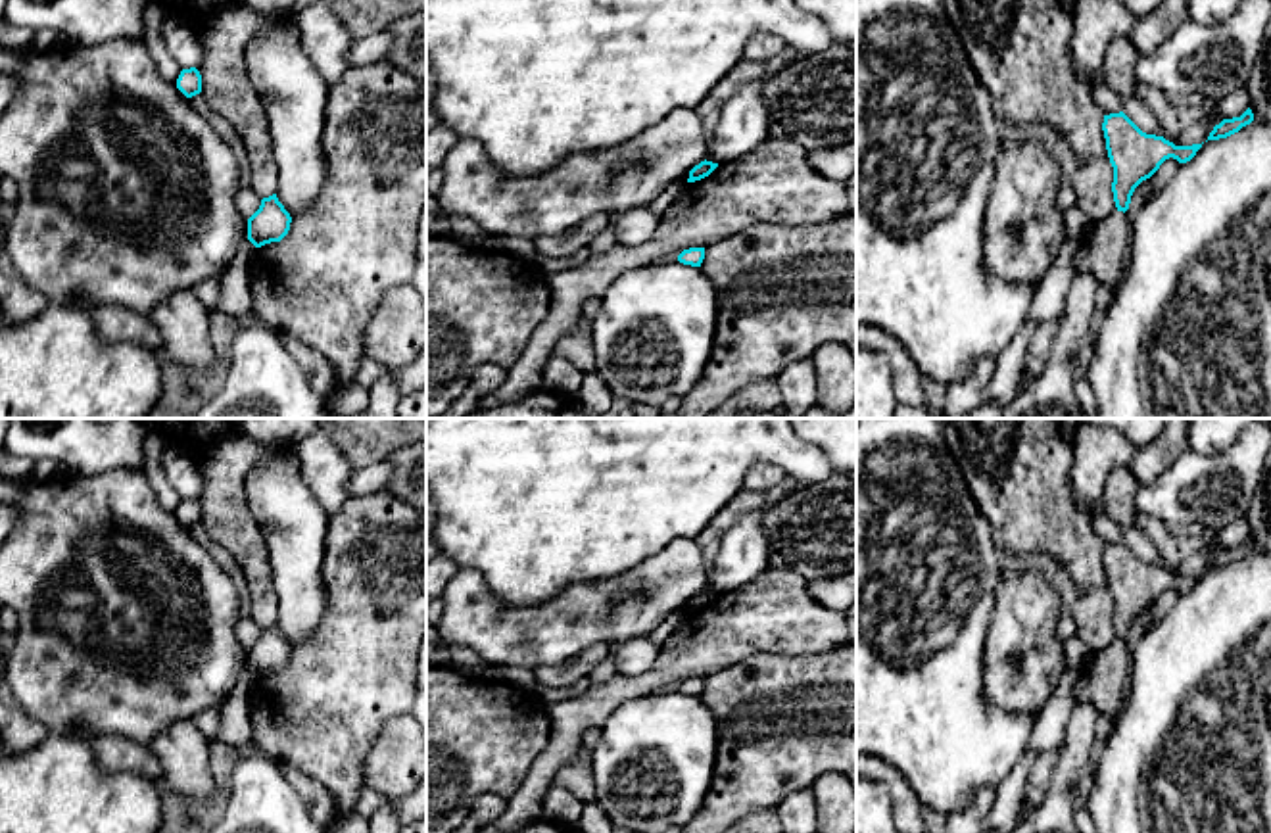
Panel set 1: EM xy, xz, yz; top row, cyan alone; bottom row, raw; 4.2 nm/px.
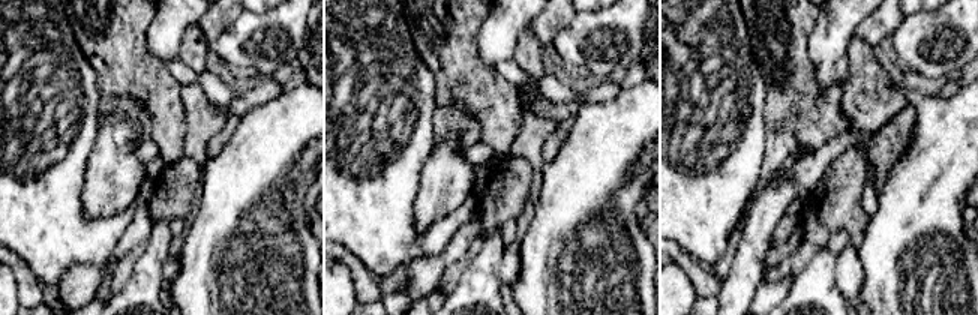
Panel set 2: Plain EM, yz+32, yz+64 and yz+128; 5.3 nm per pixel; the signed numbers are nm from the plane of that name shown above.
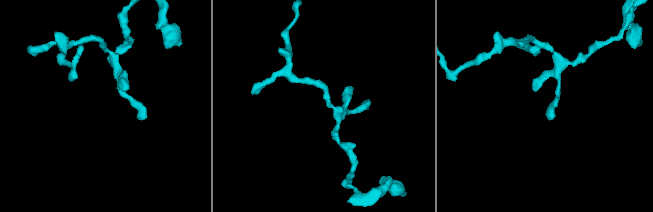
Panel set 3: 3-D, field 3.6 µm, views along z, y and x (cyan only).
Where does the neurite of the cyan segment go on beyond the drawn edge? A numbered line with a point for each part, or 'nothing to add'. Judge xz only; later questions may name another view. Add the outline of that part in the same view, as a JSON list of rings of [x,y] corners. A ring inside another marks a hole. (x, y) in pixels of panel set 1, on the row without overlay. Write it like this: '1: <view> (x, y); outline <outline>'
nothing to add

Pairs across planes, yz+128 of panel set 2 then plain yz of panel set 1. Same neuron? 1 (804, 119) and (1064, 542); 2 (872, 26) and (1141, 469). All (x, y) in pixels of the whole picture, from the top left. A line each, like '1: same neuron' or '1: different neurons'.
1: same neuron
2: same neuron

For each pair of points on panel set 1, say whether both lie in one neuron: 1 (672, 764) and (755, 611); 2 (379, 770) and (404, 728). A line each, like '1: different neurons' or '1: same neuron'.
1: different neurons
2: same neuron

